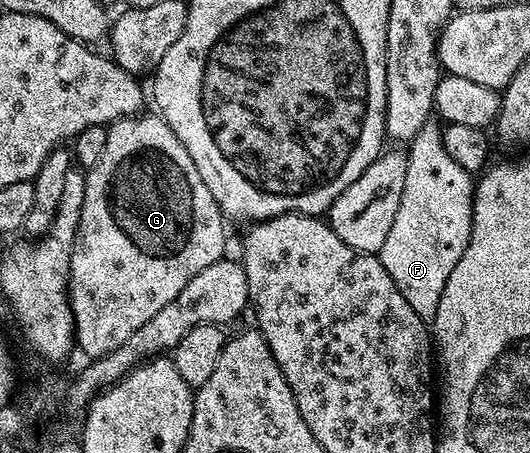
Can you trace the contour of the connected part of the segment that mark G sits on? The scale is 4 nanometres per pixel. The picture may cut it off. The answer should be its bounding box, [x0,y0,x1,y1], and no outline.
[69,114,227,358]

